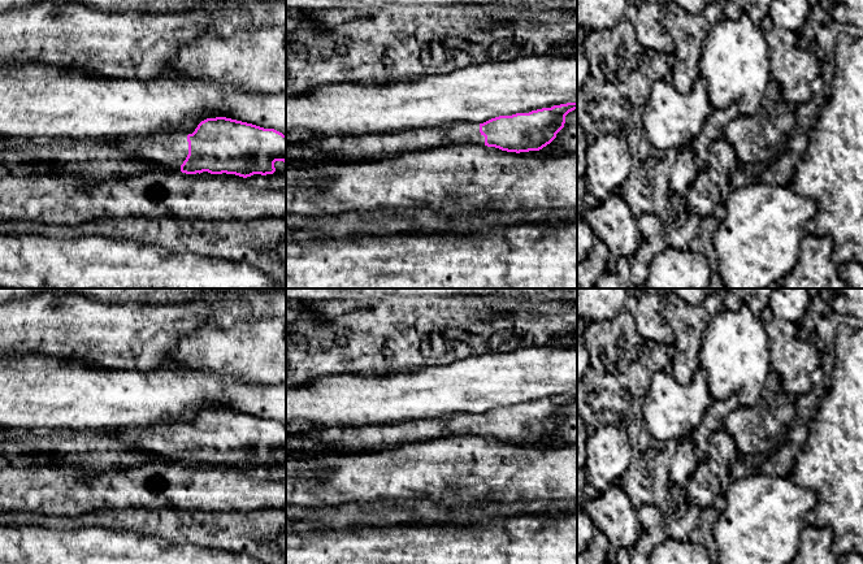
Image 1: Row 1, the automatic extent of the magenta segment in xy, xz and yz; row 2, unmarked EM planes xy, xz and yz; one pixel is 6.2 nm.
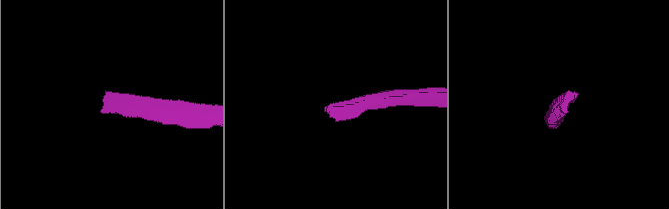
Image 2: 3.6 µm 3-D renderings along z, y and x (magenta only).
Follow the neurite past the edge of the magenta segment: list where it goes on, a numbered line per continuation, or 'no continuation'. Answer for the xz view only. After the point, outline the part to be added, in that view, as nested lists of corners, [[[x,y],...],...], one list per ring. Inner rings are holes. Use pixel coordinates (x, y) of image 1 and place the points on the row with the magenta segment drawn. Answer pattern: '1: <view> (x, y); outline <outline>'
1: xz (334, 148); outline [[[448,123],[435,129],[411,129],[395,134],[372,134],[372,135],[329,135],[316,136],[308,140],[303,140],[303,146],[307,146],[315,151],[320,160],[317,162],[372,162],[376,160],[387,160],[396,155],[406,155],[420,151],[429,151],[433,148],[448,148],[454,146],[485,146],[485,136],[480,133],[480,123]]]

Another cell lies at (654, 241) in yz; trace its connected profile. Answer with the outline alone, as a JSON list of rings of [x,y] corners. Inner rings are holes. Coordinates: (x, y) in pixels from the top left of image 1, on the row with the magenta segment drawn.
[[[646,213],[641,216],[637,218],[637,226],[642,235],[642,243],[628,261],[632,282],[641,288],[649,276],[652,259],[668,246],[665,227],[655,214]]]

